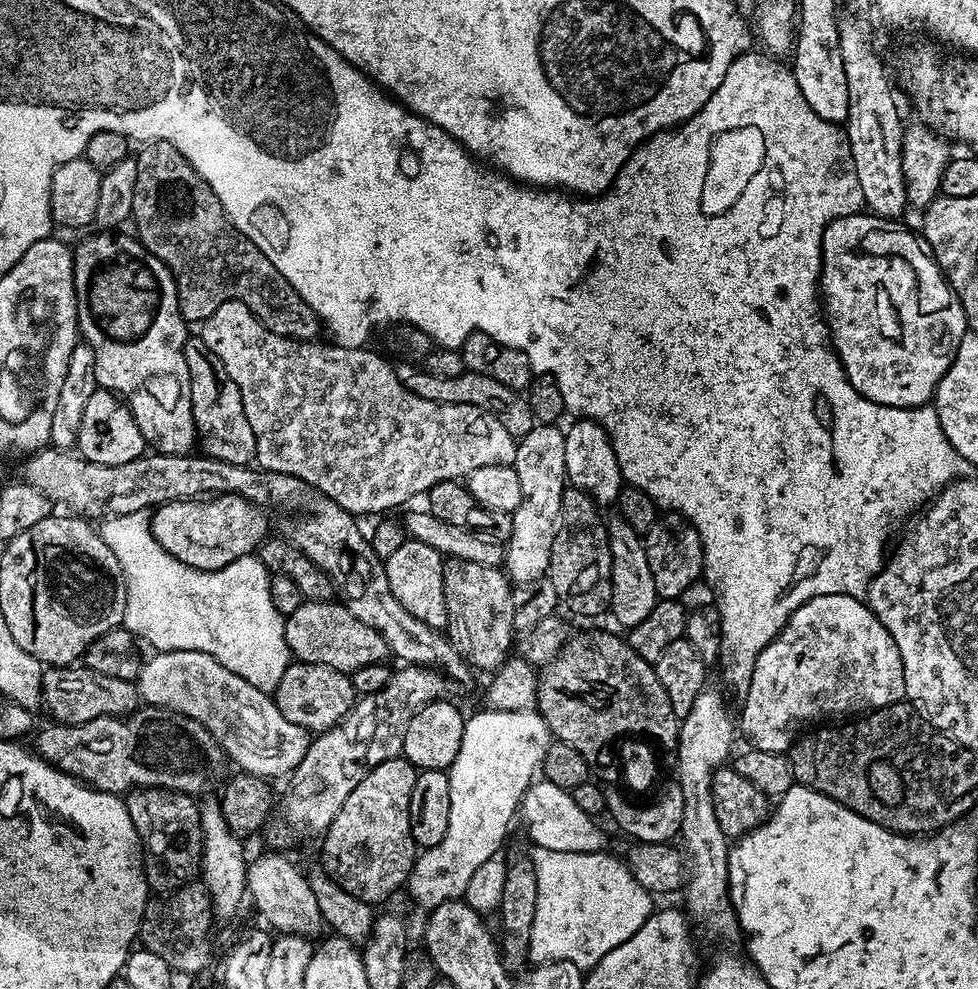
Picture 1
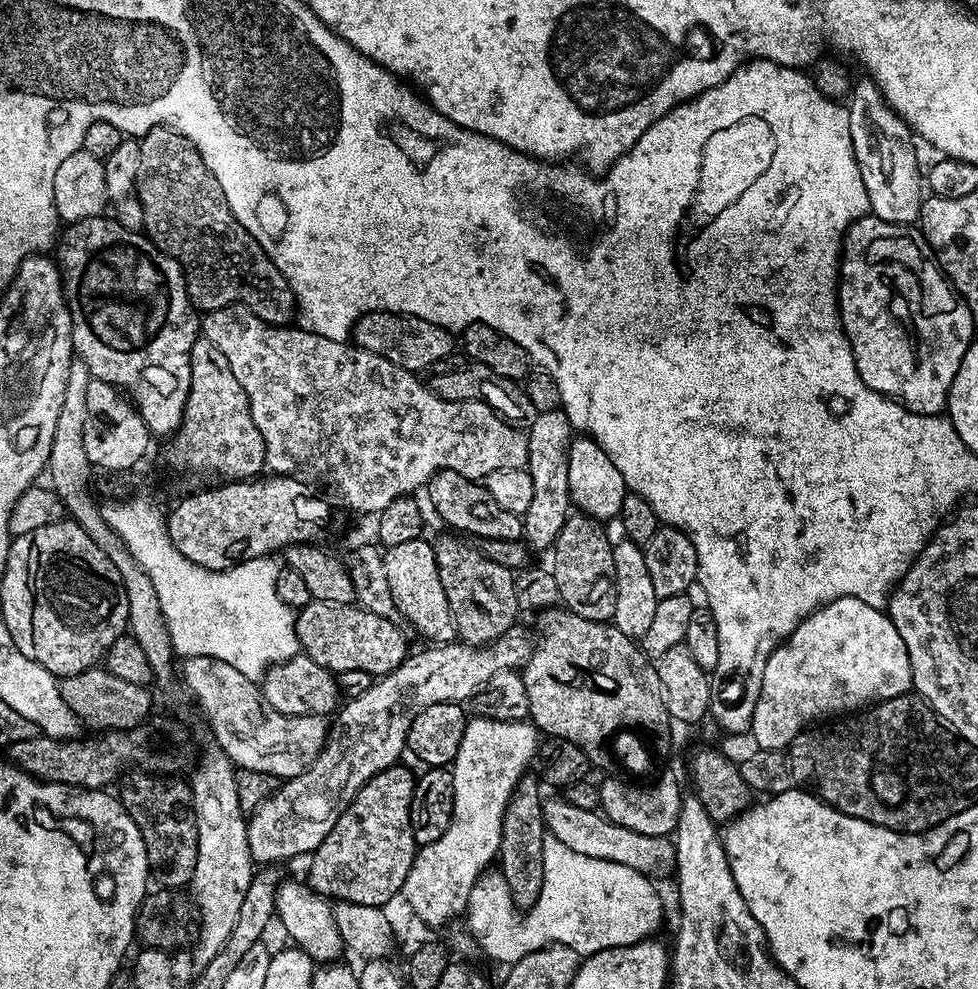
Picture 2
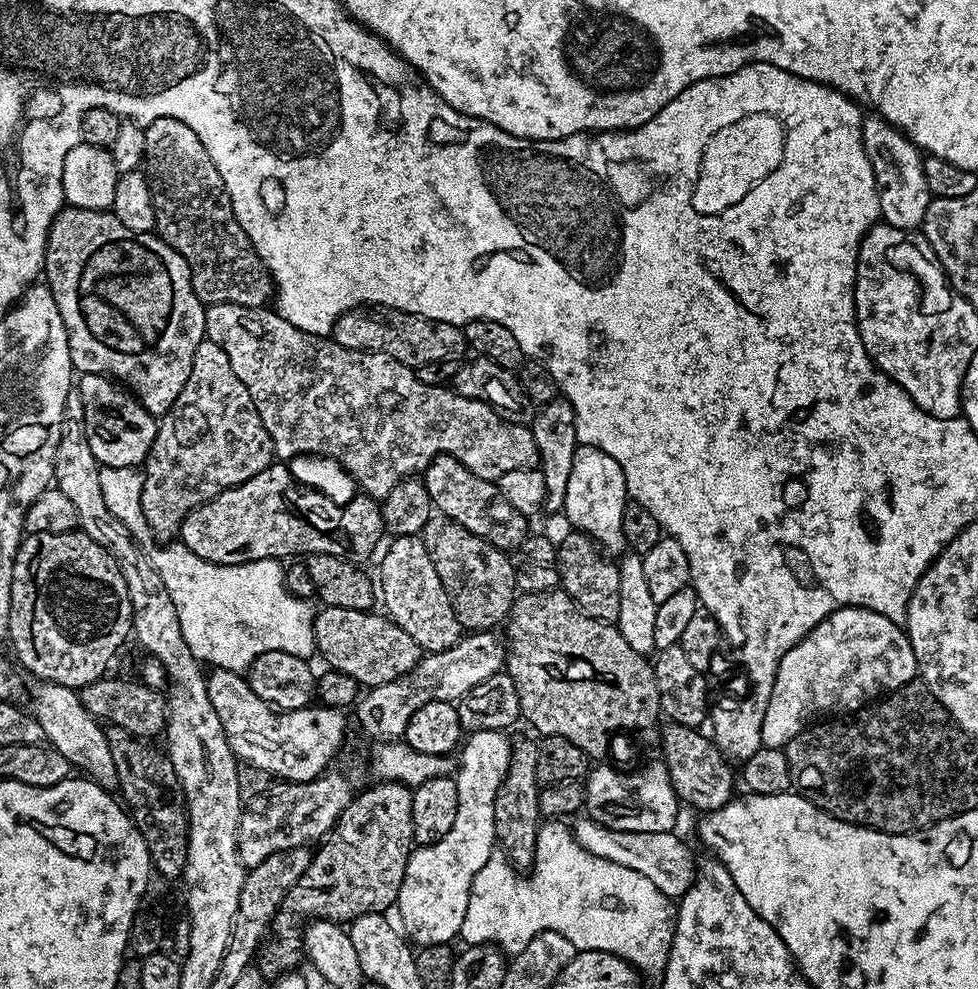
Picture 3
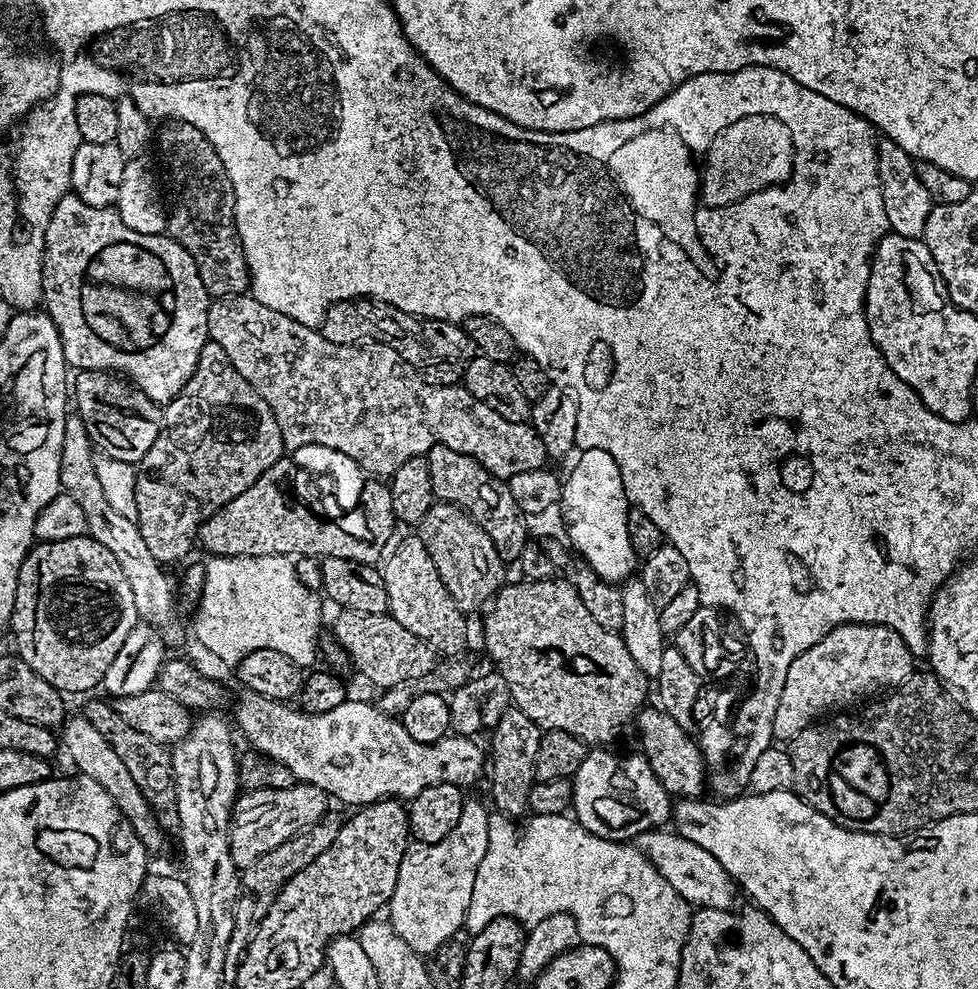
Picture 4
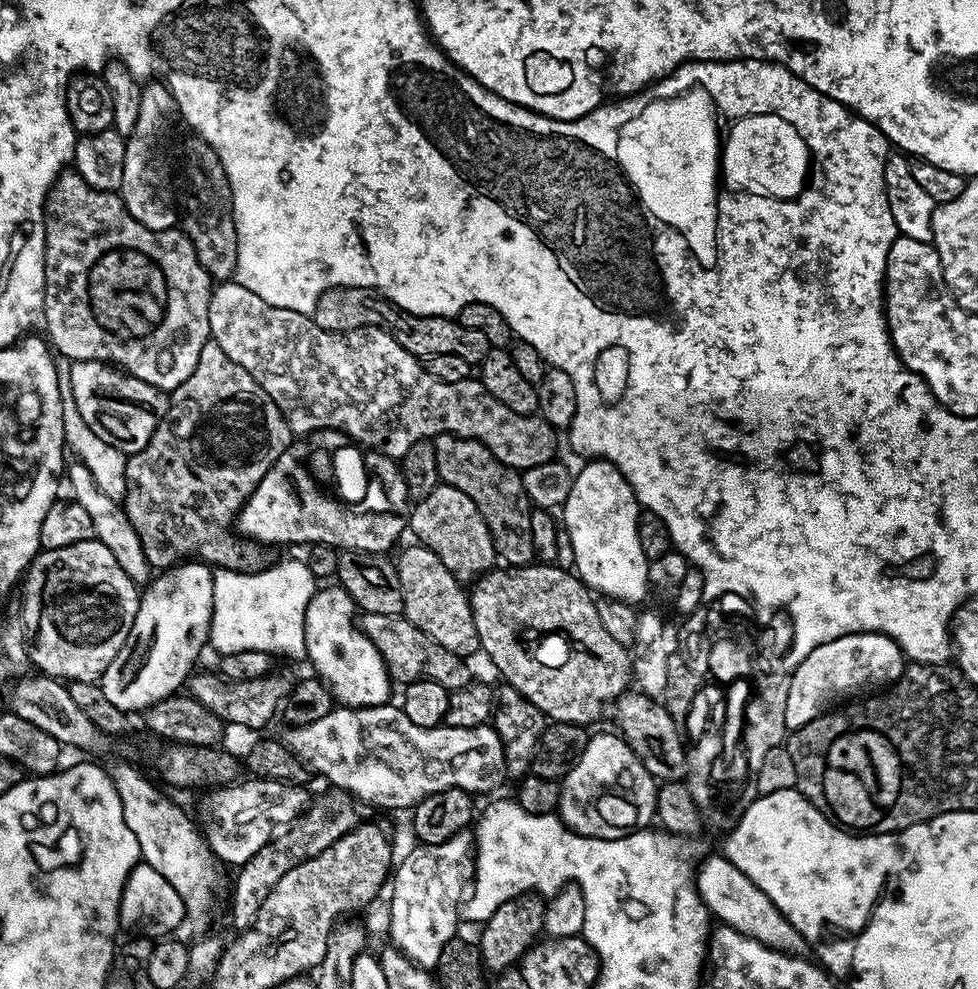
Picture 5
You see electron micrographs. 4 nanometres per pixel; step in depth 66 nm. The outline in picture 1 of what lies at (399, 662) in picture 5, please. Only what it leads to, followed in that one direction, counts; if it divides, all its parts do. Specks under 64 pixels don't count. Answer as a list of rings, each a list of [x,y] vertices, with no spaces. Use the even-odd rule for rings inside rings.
[[[305,600],[294,614],[286,617],[284,633],[288,651],[299,663],[330,666],[345,674],[387,661],[390,656],[380,631],[374,626],[366,626],[366,622],[358,622],[342,602]]]

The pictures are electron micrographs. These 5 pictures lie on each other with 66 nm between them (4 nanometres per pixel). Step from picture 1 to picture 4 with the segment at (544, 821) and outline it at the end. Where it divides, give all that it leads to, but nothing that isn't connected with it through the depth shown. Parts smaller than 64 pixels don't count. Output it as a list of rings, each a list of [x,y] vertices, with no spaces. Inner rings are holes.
[[[651,830],[644,832],[638,837],[638,847],[647,856],[648,861],[674,886],[677,894],[687,900],[689,905],[704,908],[726,908],[733,907],[732,899],[738,896],[738,888],[731,874],[724,869],[722,862],[710,854],[710,850],[702,850],[694,842],[682,838],[674,830]]]

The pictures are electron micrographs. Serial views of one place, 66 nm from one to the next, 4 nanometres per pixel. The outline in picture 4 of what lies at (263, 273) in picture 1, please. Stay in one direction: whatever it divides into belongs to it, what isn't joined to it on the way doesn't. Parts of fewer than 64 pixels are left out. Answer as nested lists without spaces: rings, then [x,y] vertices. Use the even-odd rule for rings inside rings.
[[[169,119],[161,124],[164,125],[155,133],[154,146],[156,142],[156,148],[160,151],[161,158],[164,159],[164,168],[168,171],[168,184],[172,187],[172,200],[170,196],[170,207],[166,212],[168,217],[167,235],[181,244],[186,250],[186,254],[190,254],[190,258],[194,258],[194,266],[198,266],[202,286],[206,286],[209,297],[219,298],[247,293],[250,288],[248,263],[240,245],[236,199],[232,193],[230,178],[222,166],[222,158],[218,158],[212,143],[194,126],[174,119]]]

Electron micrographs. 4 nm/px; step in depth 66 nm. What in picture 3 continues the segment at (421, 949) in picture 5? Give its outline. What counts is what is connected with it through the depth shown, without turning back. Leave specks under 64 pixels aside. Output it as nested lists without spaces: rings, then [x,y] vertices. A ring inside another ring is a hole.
[[[503,731],[473,732],[463,741],[454,772],[458,790],[458,814],[454,814],[454,826],[446,830],[441,840],[421,844],[409,851],[394,908],[400,911],[399,923],[403,931],[417,945],[447,944],[459,937],[467,903],[470,902],[471,882],[498,842],[494,798],[504,780],[513,746],[513,741],[504,736],[507,735]]]

